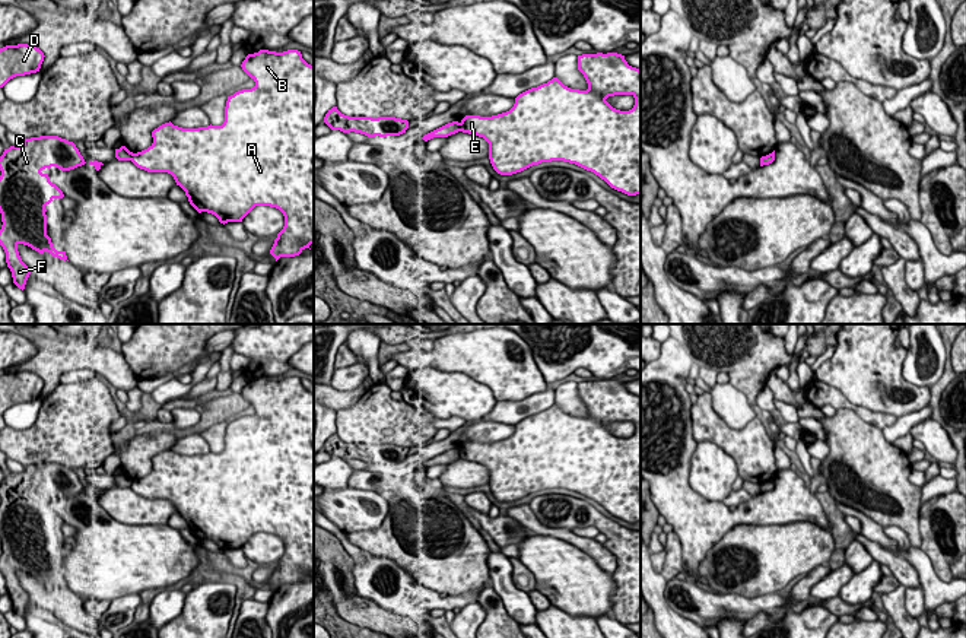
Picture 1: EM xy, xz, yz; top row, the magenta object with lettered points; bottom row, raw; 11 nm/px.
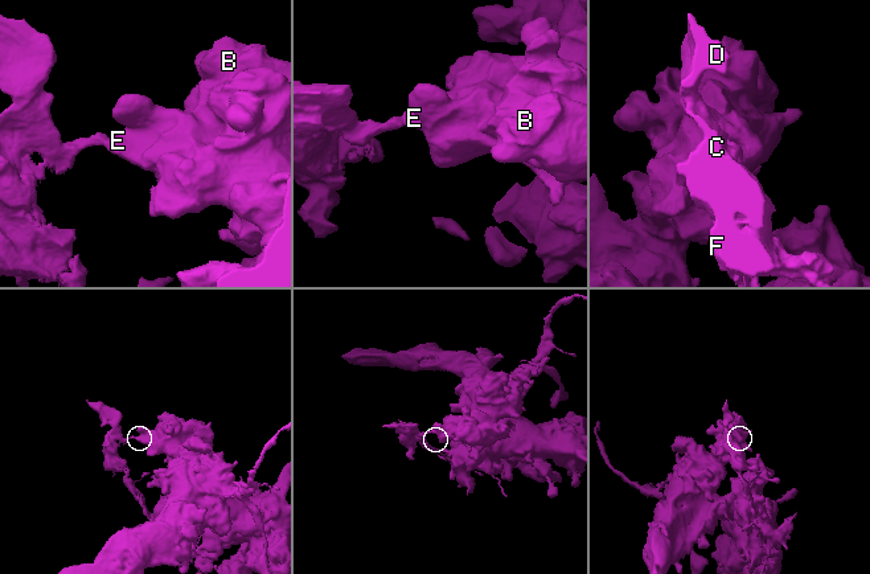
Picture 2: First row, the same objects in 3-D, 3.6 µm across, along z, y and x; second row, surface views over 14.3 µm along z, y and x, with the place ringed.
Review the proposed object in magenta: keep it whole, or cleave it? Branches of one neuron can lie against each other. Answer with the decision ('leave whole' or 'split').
split

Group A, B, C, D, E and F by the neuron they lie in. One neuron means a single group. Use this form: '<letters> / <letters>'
A B E / C D F

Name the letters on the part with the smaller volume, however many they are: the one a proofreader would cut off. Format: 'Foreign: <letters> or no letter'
Foreign: C, D, F

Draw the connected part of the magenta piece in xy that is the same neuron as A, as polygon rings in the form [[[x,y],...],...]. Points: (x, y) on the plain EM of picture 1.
[[[260,377],[248,381],[241,394],[255,413],[228,423],[222,453],[182,456],[171,448],[165,450],[152,458],[153,470],[133,480],[130,488],[147,499],[171,501],[198,540],[212,540],[223,552],[242,549],[255,533],[279,536],[285,543],[285,553],[270,577],[277,588],[280,584],[299,583],[314,571],[314,393],[298,377]]]

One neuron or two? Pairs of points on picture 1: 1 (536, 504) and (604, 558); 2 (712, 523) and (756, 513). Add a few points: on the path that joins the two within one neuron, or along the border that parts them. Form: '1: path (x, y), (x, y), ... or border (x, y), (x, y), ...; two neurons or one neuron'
1: border (536, 516), (546, 526), (566, 527), (569, 530); two neurons
2: path (723, 519), (746, 514); one neuron

